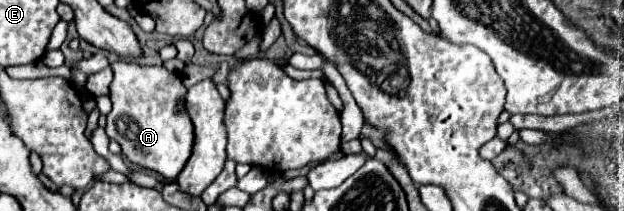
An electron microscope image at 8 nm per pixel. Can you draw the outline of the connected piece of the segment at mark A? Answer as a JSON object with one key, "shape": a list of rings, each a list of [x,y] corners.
{"shape":[[[117,61],[111,67],[115,79],[111,83],[113,109],[107,115],[105,125],[107,137],[121,145],[123,157],[133,165],[157,171],[165,179],[173,181],[185,167],[193,147],[193,123],[187,113],[175,115],[177,97],[185,97],[181,75],[169,73],[165,67],[149,67],[129,61]]]}

